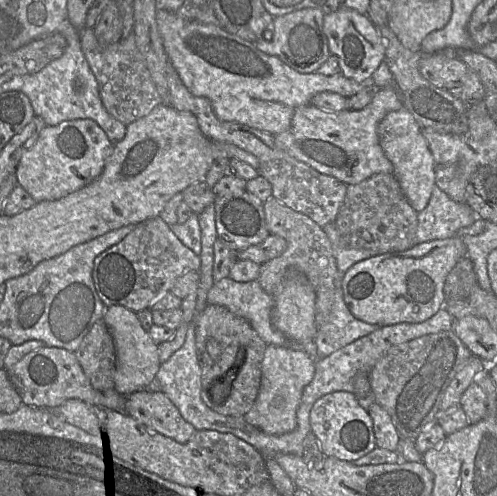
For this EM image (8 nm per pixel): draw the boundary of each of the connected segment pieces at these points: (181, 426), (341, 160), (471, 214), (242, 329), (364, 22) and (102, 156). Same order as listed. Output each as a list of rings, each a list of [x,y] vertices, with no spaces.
[[[156,386],[127,396],[124,411],[151,431],[179,443],[188,442],[196,432],[168,396]]]
[[[395,86],[376,89],[371,102],[360,110],[326,111],[312,104],[300,106],[294,112],[290,128],[274,135],[275,144],[318,172],[347,185],[358,184],[378,173],[393,174],[393,164],[379,143],[378,125],[389,112],[403,107]]]
[[[434,185],[428,205],[418,212],[417,243],[458,236],[459,231],[471,225],[478,216],[466,202],[456,202]]]
[[[208,304],[196,317],[194,325],[196,352],[202,370],[201,398],[203,402],[221,415],[244,416],[252,408],[259,393],[266,342],[261,339],[247,320],[219,305]]]
[[[340,7],[334,12],[325,13],[323,31],[331,55],[338,58],[341,74],[359,83],[369,83],[374,71],[385,60],[385,46],[377,27],[367,15]]]
[[[91,119],[67,120],[55,126],[46,125],[35,144],[22,154],[17,164],[17,184],[23,187],[36,203],[58,200],[99,177],[113,146],[103,129]]]

